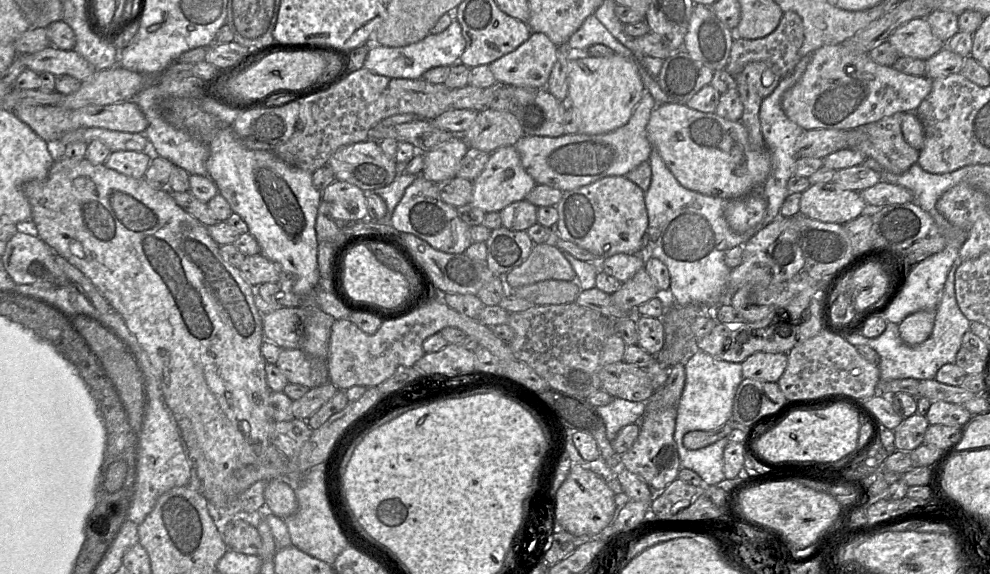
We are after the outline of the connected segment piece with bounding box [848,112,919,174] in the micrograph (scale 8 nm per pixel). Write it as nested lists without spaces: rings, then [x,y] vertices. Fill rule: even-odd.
[[[898,112],[877,122],[861,125],[860,129],[866,133],[866,139],[858,146],[848,149],[873,158],[890,173],[906,172],[917,163],[919,151],[911,147],[903,137],[903,115],[903,112]]]

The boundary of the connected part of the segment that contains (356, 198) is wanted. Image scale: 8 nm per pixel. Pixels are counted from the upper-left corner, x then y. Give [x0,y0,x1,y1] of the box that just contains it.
[322,180,368,221]

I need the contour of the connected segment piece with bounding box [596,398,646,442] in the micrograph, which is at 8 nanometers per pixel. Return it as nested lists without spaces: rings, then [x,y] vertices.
[[[613,398],[608,405],[596,407],[596,409],[605,424],[606,435],[611,442],[621,428],[632,423],[639,423],[645,412],[646,402]]]

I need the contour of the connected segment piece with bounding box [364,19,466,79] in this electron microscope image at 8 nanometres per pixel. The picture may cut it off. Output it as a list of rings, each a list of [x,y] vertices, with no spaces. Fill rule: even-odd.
[[[457,19],[441,33],[430,33],[424,39],[402,47],[388,47],[371,43],[371,48],[364,62],[364,68],[378,75],[391,78],[419,79],[431,68],[438,66],[451,67],[459,62],[463,54],[466,41],[462,34],[462,28]]]

